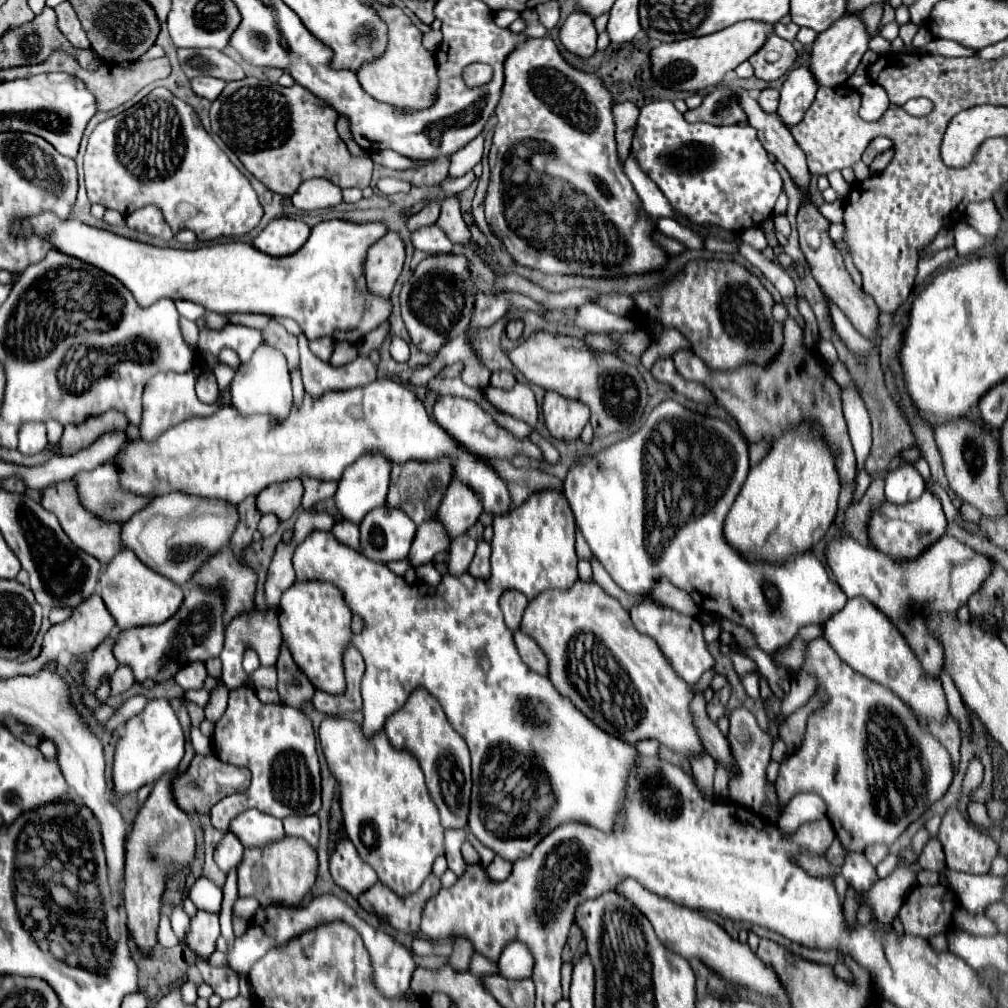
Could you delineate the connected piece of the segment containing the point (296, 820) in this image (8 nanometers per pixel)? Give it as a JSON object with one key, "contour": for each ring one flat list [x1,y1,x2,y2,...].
{"contour":[[315,814,311,816,287,816,283,820,285,834,305,838,313,848,317,848,319,842,319,818]]}

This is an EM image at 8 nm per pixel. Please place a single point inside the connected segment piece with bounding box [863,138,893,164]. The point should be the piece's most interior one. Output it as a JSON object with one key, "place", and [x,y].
{"place":[879,145]}

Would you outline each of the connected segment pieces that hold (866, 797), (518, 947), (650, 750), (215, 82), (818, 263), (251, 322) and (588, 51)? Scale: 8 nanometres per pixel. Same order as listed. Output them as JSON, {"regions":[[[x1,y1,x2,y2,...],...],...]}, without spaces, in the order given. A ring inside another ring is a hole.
{"regions":[[[815,638,805,646,805,660,799,672,807,672,817,680,817,686,827,692,827,702,821,712,813,712,807,718,807,732,803,738,803,746,799,746,785,762,781,762,777,776,777,794,781,796,781,804,785,806,799,792,817,792,827,804,827,816,833,818,833,826,837,836,847,852,863,852,869,844,883,842,893,844,907,826,917,820,933,802,935,794,943,794,929,790,923,754,921,754,921,724,915,720,907,704,895,696,889,688,869,680,867,676,855,672,845,664,837,652,823,640],[867,770,873,770,873,776,881,782,871,782]],[[511,942,505,946,499,956,497,966,501,968,501,976,521,980,531,976,533,958,529,956,527,946,522,942]],[[641,740,635,744,641,756,659,756,659,742,657,740]],[[201,76,201,78,193,78,191,80,191,88,199,94,199,96,205,96,209,100,215,100,221,90,225,88,225,80,221,78,213,78,213,76]],[[811,198,803,200,803,204,799,206,797,212,797,230,799,230,799,242,801,242,801,250,811,266,813,278,817,280,817,284,821,286,821,290,833,298,833,302,845,312,845,316,851,320,851,324,855,326,855,330,859,334,863,334,865,338,873,338,875,334,875,326,877,326,877,316,879,310,873,302,873,298,869,298,859,286,855,286,855,282,851,280,845,264,843,264,843,256,837,250,835,242,829,236,829,220,825,216,821,216,819,208,815,206,815,202]],[[231,314,228,318,231,324,241,324,259,330,269,322,269,316,259,314]],[[583,12,569,14,569,18,561,26,559,40,571,54,579,58,591,58,595,54,595,42,597,42,593,18,585,16]]]}

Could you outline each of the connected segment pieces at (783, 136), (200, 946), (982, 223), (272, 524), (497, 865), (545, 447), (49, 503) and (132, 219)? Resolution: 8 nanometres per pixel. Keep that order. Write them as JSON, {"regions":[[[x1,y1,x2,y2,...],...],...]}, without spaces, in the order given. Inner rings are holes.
{"regions":[[[741,92,741,108,745,108,749,124,757,130,757,136,765,150,771,152,787,168,799,190,807,192,811,174,805,154,801,152,801,148,797,148,797,142,793,140,789,128,785,128,785,124,777,120,777,114,765,114,759,108,757,100,753,100,747,92]],[[197,910,197,914,191,918,191,930,187,934,189,948,199,952,201,958,207,958,215,950,217,938,219,938,219,914]],[[983,200,983,202,973,202,967,206,967,220,973,224,981,234,985,236,995,236,999,232,999,226,1003,222,999,210,995,208,995,202]],[[265,514,259,522,259,532,261,536,271,536,279,526,279,518,275,514]],[[495,856,493,862,487,866,487,874,491,878,505,880,505,876,509,876,509,868,511,868,511,862,505,862,505,860,501,860,501,856]],[[531,430,531,434,529,434,529,440,541,448,541,452,543,452,543,458,545,458,547,462,557,462,557,460,559,460,559,452,555,450,555,446,553,446,551,442,547,442,547,438,539,436,535,430]],[[73,480,57,482,57,484,49,486,49,488,43,488,41,492,43,492,41,506,45,510,53,512,61,520,61,526,65,528,65,534,69,534,69,538,73,540,73,544,77,544,77,548,89,552,91,556,101,560,101,564,107,564,121,550,121,528,123,528,123,522,105,522,97,514,89,512,81,504,81,500,77,496,77,484]],[[155,204,143,206,137,212,129,214,127,216,127,226,131,230,145,232,145,234,151,234,155,238,163,238,163,240,171,240,173,238,173,232,171,232,169,224,165,222,161,208,157,208]]]}

